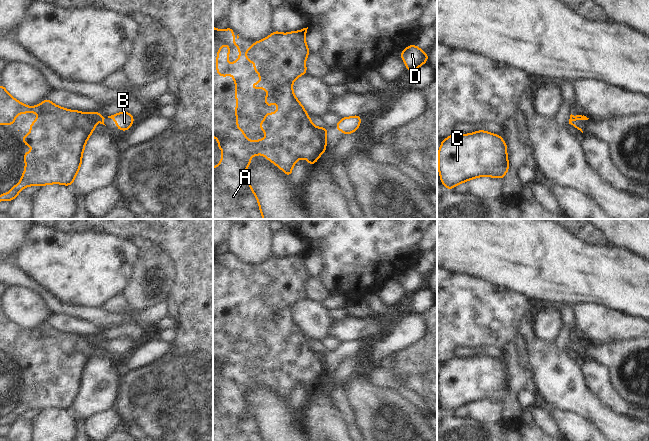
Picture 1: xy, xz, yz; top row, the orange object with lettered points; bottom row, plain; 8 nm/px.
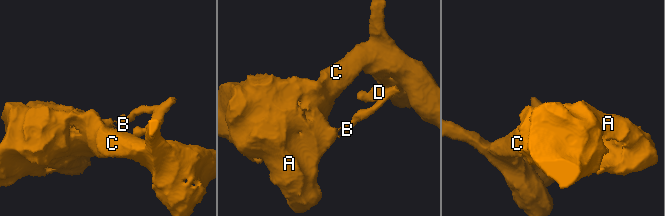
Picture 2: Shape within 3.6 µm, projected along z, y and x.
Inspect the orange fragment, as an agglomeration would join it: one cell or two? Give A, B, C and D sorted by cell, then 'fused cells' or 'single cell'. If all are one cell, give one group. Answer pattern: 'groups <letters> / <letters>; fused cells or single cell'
groups A C / B D; fused cells

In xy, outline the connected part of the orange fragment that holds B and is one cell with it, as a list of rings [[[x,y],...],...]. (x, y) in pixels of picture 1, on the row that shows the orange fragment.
[[[127,111],[115,113],[111,116],[108,116],[108,118],[111,118],[116,122],[117,129],[121,131],[128,131],[128,129],[133,125],[134,122],[134,116],[132,116]]]

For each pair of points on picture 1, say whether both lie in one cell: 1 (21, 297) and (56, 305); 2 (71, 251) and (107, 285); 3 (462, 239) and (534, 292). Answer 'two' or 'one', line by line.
1: two
2: one
3: one

